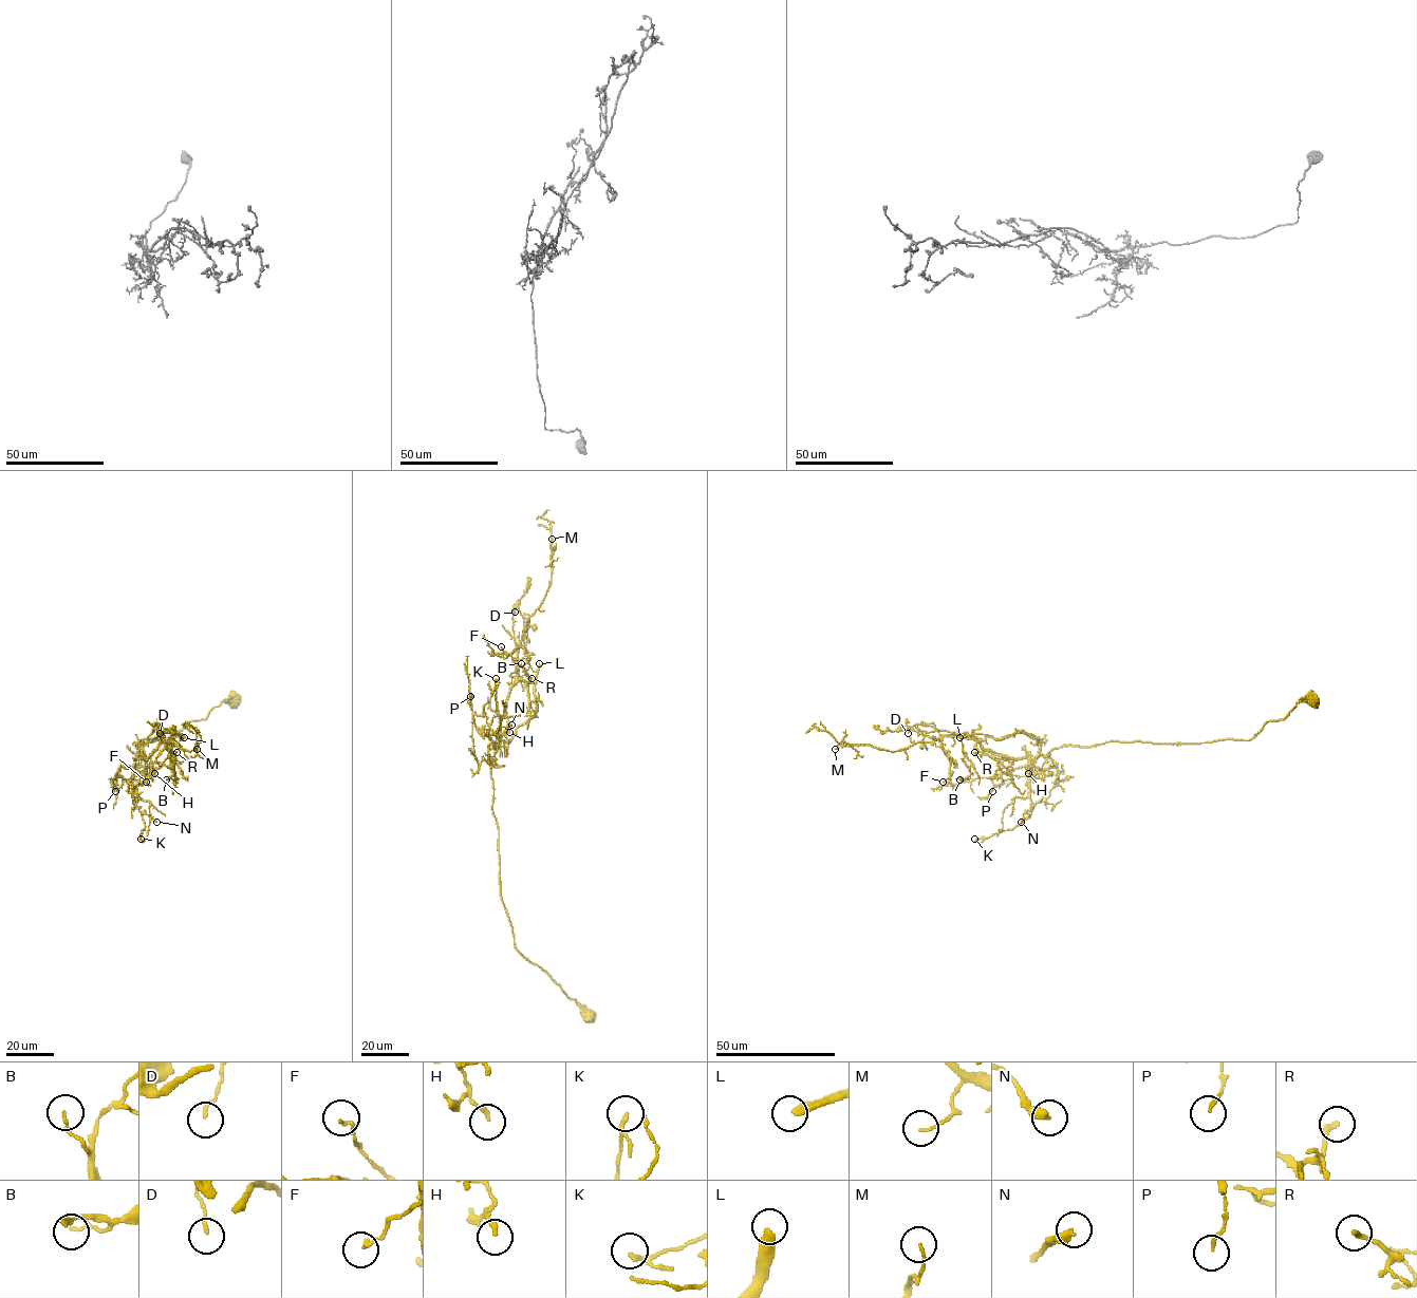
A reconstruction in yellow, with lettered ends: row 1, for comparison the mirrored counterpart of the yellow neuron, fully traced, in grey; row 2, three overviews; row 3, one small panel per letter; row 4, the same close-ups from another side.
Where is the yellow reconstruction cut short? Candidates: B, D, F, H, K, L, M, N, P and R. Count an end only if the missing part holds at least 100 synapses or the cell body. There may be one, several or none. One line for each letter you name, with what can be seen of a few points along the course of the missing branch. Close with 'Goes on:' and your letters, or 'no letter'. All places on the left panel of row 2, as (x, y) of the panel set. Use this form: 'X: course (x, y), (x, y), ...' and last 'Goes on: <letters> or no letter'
L: course (184, 737), (222, 767), (227, 763), (234, 767), (209, 768), (204, 777), (203, 803), (215, 808)
Goes on: L

